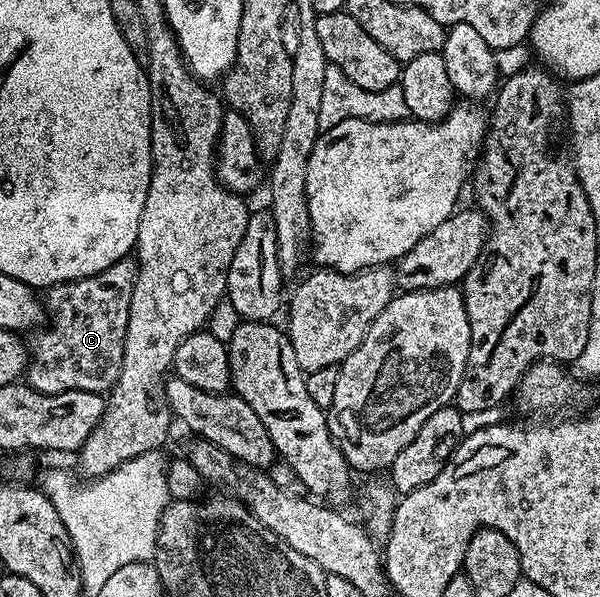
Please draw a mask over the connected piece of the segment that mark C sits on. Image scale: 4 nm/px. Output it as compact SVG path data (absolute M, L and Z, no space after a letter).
M136 261L111 264L95 276L48 287L43 306L49 327L34 340L27 354L27 385L44 394L82 390L101 394L113 389L123 364L123 340L131 308Z

